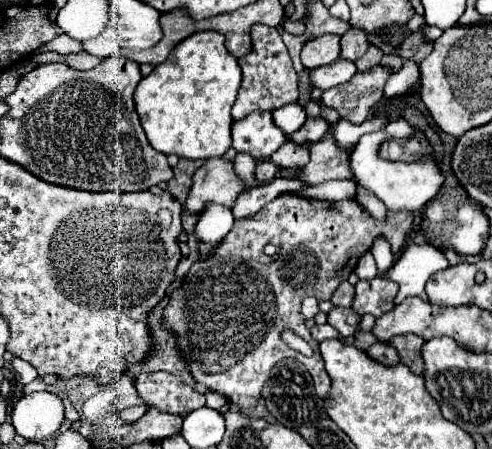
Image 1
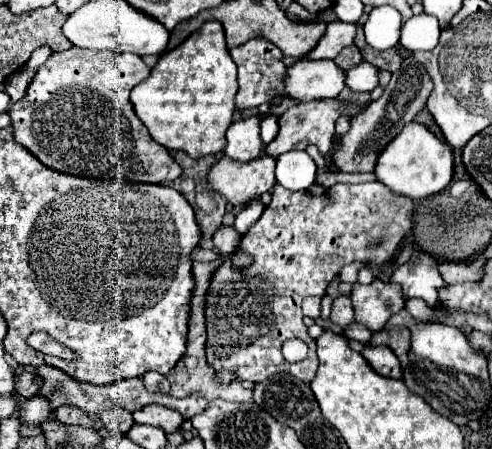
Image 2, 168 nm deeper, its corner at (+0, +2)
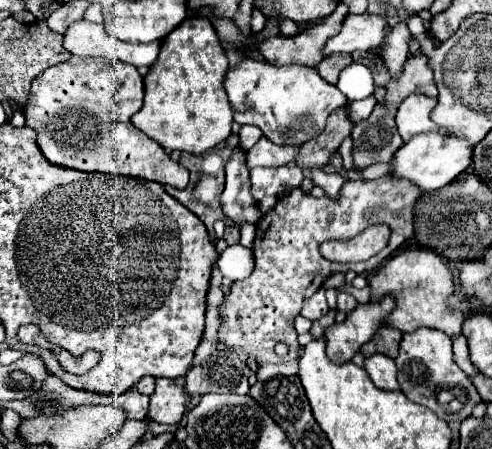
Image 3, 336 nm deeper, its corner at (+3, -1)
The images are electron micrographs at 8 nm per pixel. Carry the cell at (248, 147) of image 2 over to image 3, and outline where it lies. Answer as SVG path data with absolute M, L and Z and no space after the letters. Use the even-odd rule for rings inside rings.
M234 147L226 163L226 189L220 201L224 215L230 217L236 225L244 221L256 223L262 217L256 201L250 195L250 177L246 165L246 153L242 147Z

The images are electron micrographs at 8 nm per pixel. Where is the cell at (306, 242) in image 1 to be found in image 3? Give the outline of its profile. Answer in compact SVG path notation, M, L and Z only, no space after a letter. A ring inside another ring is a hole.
M392 175L380 177L376 181L346 181L336 199L328 195L316 199L302 189L290 189L288 193L282 193L276 207L256 223L254 273L246 281L232 283L230 291L224 295L224 305L220 305L218 341L226 347L240 347L246 355L254 357L258 365L296 361L302 347L290 319L300 315L302 303L312 297L332 273L344 273L344 267L348 269L348 265L324 259L320 245L330 239L350 241L374 223L390 225L392 239L386 249L368 261L354 263L354 271L358 275L368 275L380 267L398 245L412 237L414 203L418 197L420 189L416 189L416 185L408 185L408 181L400 181ZM278 341L290 345L286 359L274 353L274 345Z

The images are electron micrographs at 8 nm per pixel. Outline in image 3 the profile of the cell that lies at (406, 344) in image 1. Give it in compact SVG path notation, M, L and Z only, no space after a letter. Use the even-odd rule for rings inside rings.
M382 325L374 337L362 345L362 353L364 357L370 357L370 355L376 355L376 353L382 353L382 355L388 355L392 359L398 357L398 347L400 347L400 341L402 341L402 331L398 331L396 327L392 325Z

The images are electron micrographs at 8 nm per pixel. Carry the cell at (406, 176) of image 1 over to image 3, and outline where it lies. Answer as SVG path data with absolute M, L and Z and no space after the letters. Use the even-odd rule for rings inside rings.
M420 133L394 153L390 175L398 179L406 179L412 185L416 185L420 191L430 193L452 183L470 165L470 157L472 157L472 147L464 139L460 141L444 133Z

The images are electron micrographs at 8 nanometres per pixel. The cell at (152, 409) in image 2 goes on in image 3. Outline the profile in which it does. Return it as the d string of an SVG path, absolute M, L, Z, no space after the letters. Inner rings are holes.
M156 379L156 391L150 395L148 417L160 425L178 425L184 415L188 395L170 379Z

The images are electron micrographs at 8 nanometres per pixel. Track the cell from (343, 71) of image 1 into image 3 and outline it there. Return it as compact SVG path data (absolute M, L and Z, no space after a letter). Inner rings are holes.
M244 59L240 65L228 69L224 87L230 97L234 121L260 127L262 133L278 145L310 141L324 129L328 113L346 103L346 97L334 85L324 81L314 67L304 65L278 67Z

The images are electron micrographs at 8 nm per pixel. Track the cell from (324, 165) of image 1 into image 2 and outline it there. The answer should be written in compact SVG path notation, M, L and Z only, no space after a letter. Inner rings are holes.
M407 56L403 60L403 66L393 72L389 86L383 90L383 96L375 102L369 102L365 110L351 120L351 130L341 136L341 148L331 154L333 166L338 171L319 172L316 175L315 184L330 188L336 183L359 184L363 182L375 181L376 177L373 172L375 168L375 158L379 158L379 150L403 130L405 124L409 124L415 114L419 114L425 108L425 102L433 90L433 82L423 68L413 56ZM342 172L371 172L371 173L342 173Z

